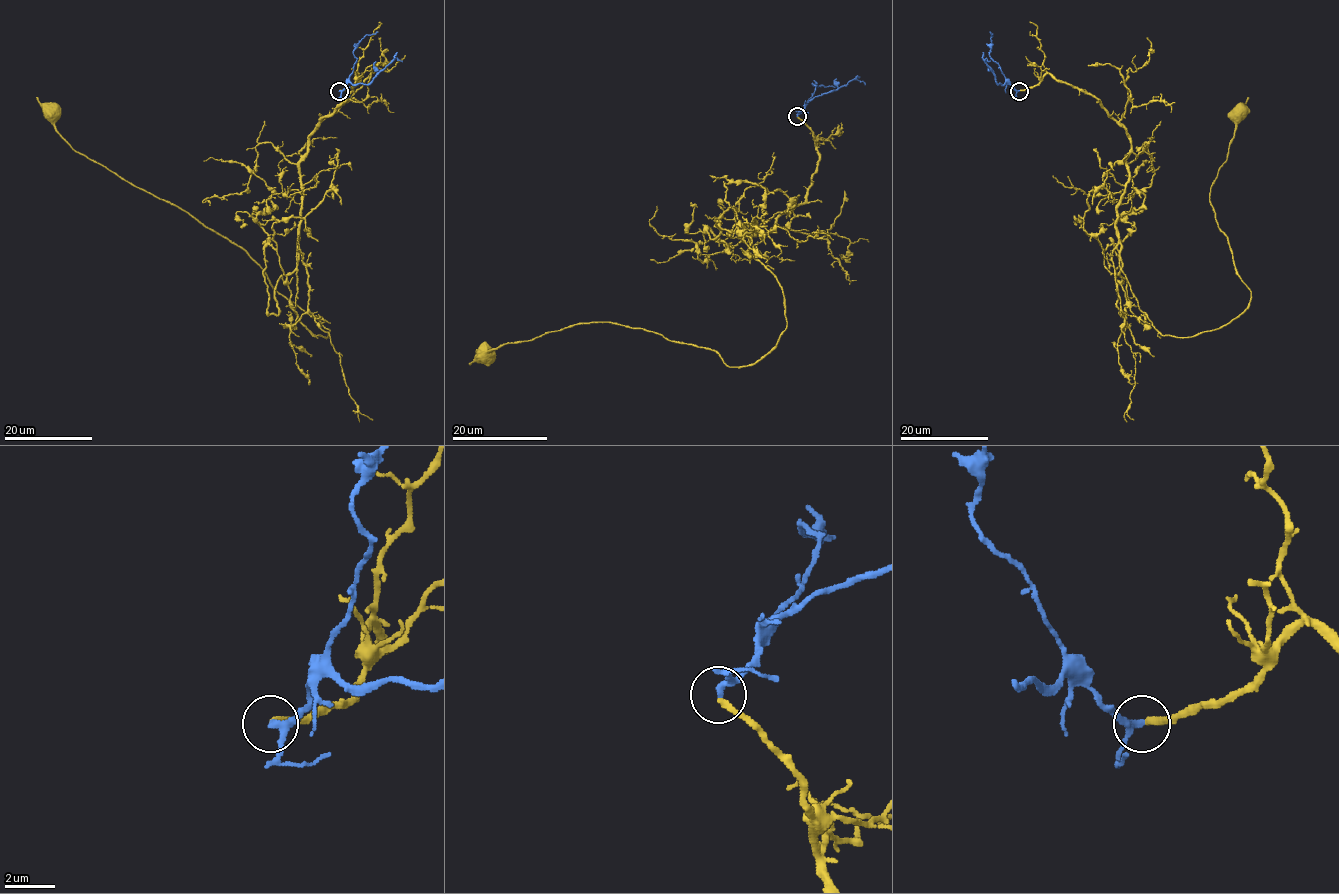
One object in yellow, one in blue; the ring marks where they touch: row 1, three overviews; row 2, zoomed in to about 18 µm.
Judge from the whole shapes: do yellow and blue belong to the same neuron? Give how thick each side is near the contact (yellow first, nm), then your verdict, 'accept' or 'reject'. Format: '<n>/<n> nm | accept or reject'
280/200 nm | accept

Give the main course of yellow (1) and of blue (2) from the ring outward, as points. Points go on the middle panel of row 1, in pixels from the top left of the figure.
1: (797, 116), (818, 159), (806, 198), (751, 227), (784, 297), (766, 354), (729, 367), (612, 322), (485, 355)
2: (797, 115), (812, 96), (816, 87), (812, 83), (827, 87), (839, 84)

